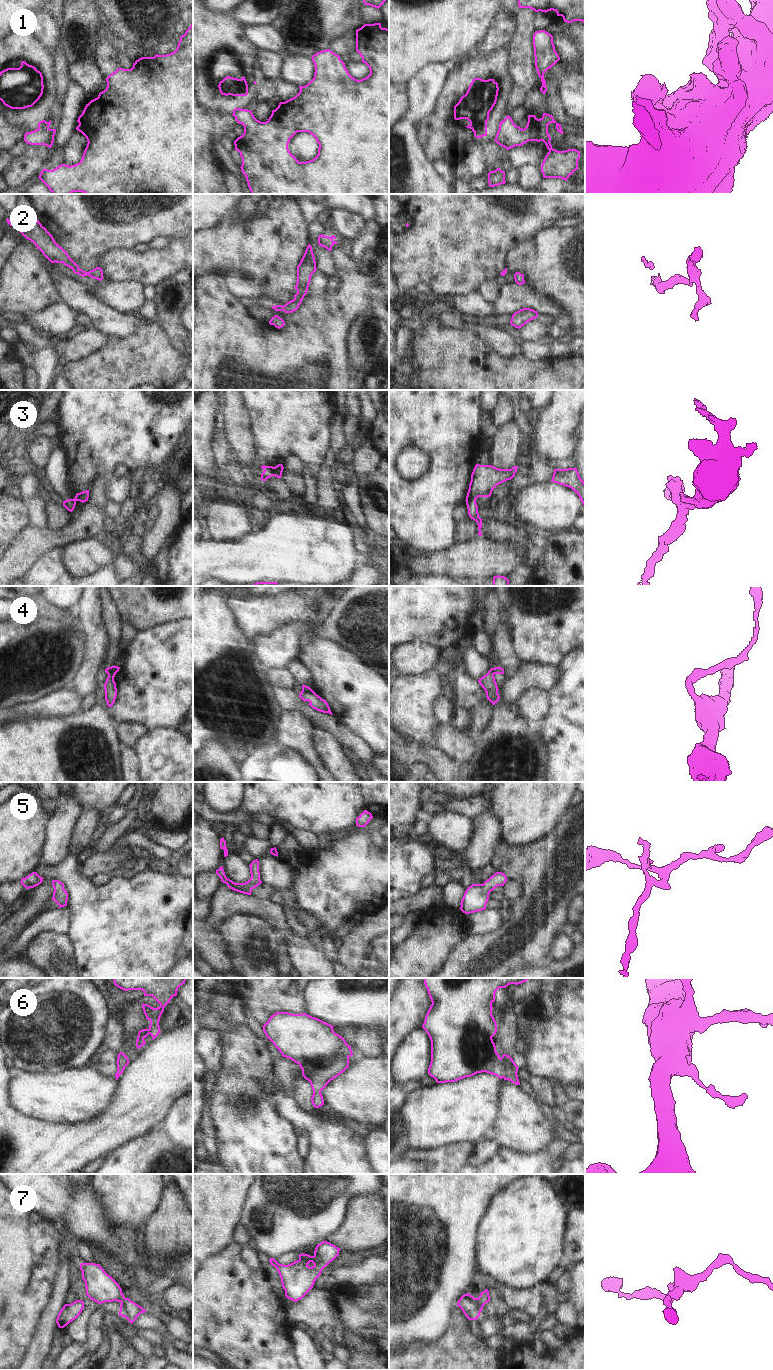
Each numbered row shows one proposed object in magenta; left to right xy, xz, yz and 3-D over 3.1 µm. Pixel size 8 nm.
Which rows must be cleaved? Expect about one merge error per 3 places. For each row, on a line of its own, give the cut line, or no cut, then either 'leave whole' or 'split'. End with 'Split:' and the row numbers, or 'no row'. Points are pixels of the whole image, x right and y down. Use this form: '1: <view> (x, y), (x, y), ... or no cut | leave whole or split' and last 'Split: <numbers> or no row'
1: xy (46, 122), (38, 128) | split
2: no cut | leave whole
3: yz (475, 499), (465, 500) | split
4: xy (108, 673), (114, 676) | split
5: no cut | leave whole
6: no cut | leave whole
7: no cut | leave whole
Split: 1, 3, 4

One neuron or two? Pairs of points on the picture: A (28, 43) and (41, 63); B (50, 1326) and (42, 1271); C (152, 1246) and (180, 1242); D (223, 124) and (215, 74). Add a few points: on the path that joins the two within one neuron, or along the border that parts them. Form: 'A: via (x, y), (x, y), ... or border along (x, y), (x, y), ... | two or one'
A: via (28, 48), (36, 58) | one
B: border along (55, 1283), (52, 1296), (36, 1326) | two
C: via (159, 1246), (163, 1242), (173, 1242) | one
D: border along (203, 107), (211, 111), (224, 112), (231, 115) | two

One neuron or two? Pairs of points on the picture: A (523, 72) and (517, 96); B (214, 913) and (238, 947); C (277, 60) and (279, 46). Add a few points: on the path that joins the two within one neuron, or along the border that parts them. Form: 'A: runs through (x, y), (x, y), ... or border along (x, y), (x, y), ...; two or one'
A: runs through (523, 78), (519, 90); one
B: border along (243, 913), (234, 913), (227, 916), (216, 926); two
C: border along (258, 49), (280, 54); two

